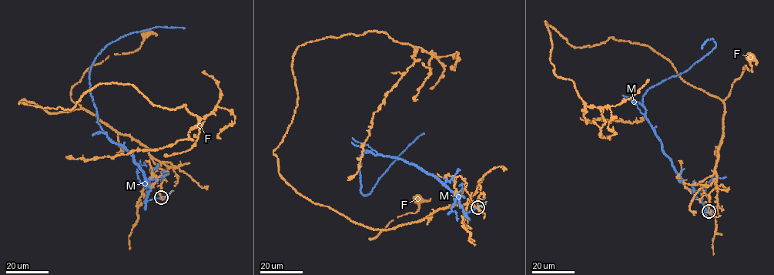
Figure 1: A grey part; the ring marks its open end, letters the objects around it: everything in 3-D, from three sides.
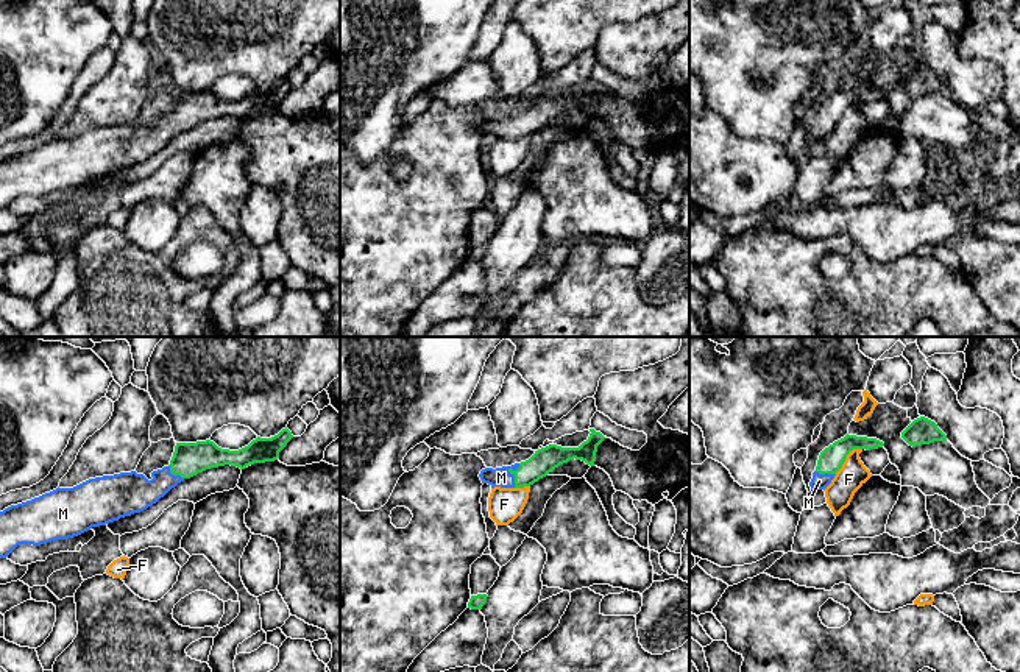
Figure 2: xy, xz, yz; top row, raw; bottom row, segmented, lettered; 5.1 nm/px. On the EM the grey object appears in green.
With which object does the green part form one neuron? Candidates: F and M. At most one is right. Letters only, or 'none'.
M

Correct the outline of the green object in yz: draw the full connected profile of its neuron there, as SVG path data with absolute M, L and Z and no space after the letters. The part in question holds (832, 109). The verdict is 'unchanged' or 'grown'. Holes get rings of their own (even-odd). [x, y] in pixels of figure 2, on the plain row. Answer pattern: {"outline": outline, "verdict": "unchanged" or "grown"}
{"outline": "M847 84L844 89L834 92L820 103L816 122L813 123L813 129L809 133L811 140L825 140L853 100L870 101L883 97L884 94L877 89Z", "verdict": "grown"}

